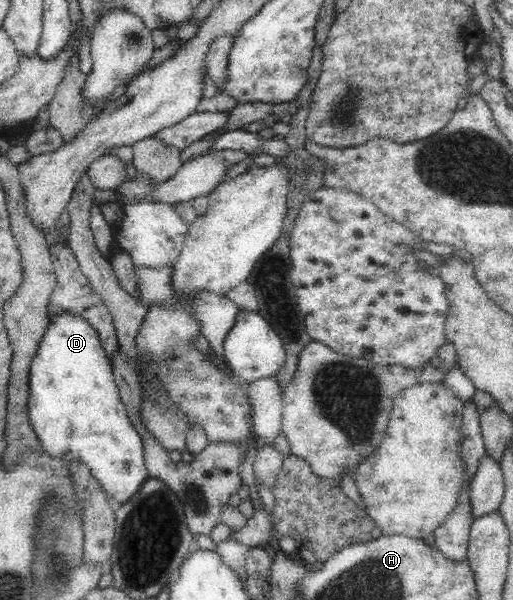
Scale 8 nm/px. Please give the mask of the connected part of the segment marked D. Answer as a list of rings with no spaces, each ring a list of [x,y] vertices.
[[[61,311],[61,313],[55,313],[55,317],[48,317],[47,329],[43,333],[43,339],[39,342],[37,347],[37,353],[31,359],[31,365],[29,365],[29,399],[28,399],[28,416],[30,417],[33,429],[41,442],[42,449],[45,449],[51,457],[59,457],[63,461],[73,461],[78,459],[89,467],[91,473],[95,476],[95,479],[100,484],[100,487],[105,492],[107,497],[111,496],[113,499],[119,501],[119,503],[127,502],[136,492],[139,492],[139,487],[143,484],[143,481],[148,478],[147,468],[143,461],[143,446],[141,446],[141,438],[139,438],[139,432],[133,428],[131,424],[127,408],[124,406],[122,399],[120,398],[120,389],[114,373],[112,370],[112,363],[110,357],[107,355],[106,349],[103,347],[100,340],[99,333],[96,329],[83,319],[77,313],[71,313],[70,311]]]

